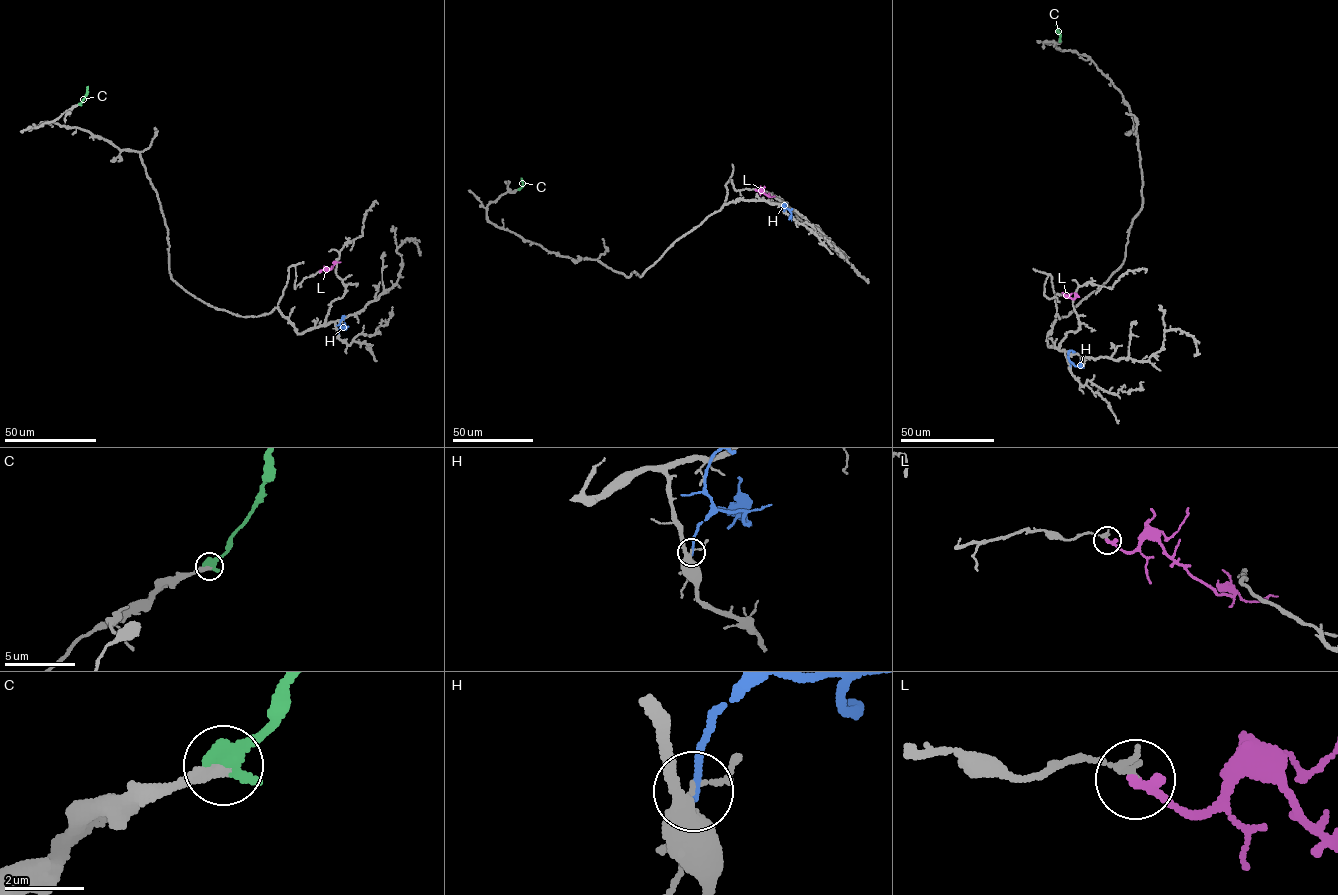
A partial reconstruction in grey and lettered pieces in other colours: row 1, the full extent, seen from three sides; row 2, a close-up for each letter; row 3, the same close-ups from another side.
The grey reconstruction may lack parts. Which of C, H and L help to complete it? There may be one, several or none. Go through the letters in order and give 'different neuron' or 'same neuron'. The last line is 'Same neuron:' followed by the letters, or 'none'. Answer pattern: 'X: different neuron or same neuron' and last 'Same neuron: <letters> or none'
C: same neuron
H: different neuron
L: different neuron
Same neuron: C

